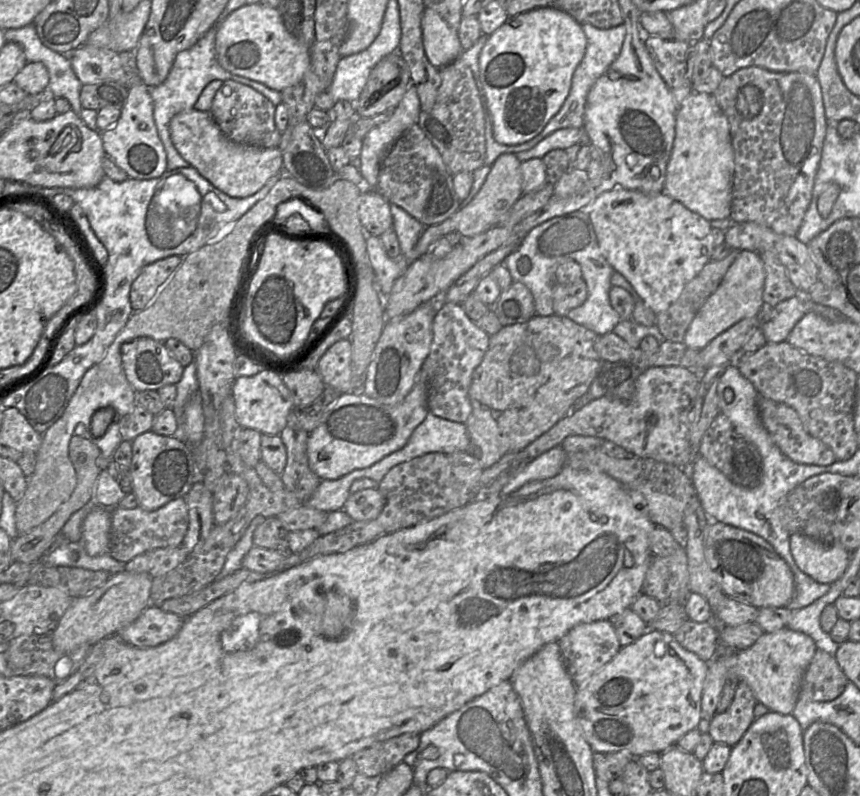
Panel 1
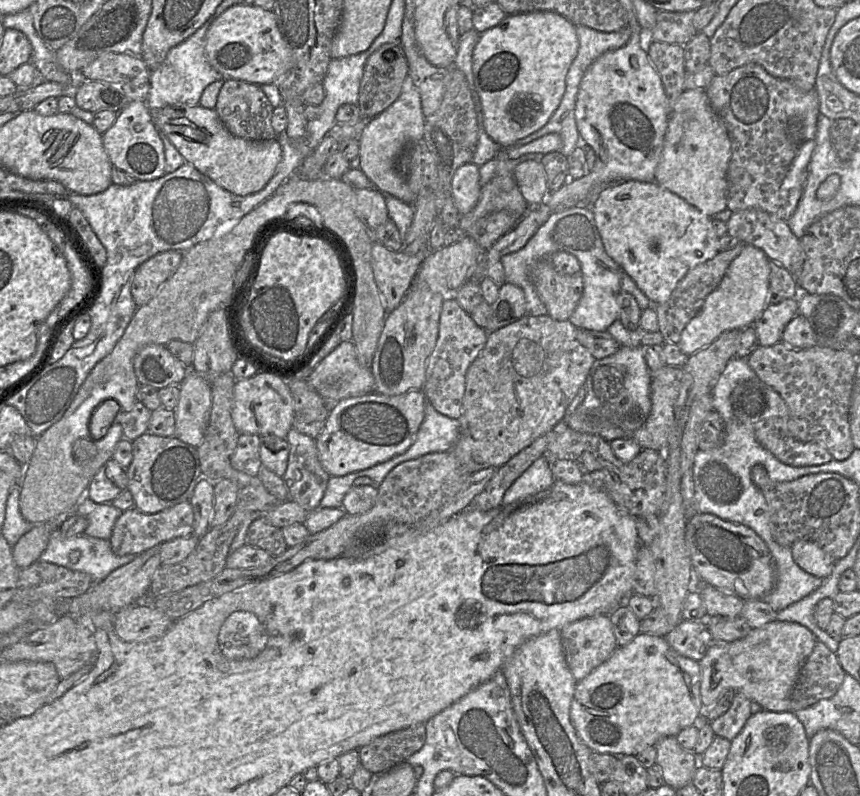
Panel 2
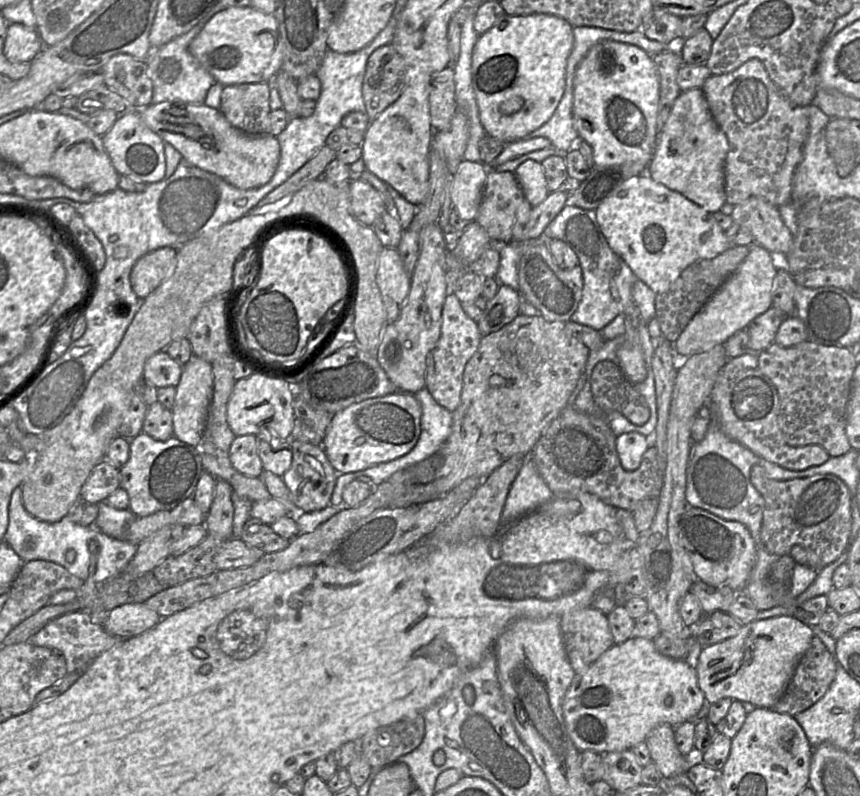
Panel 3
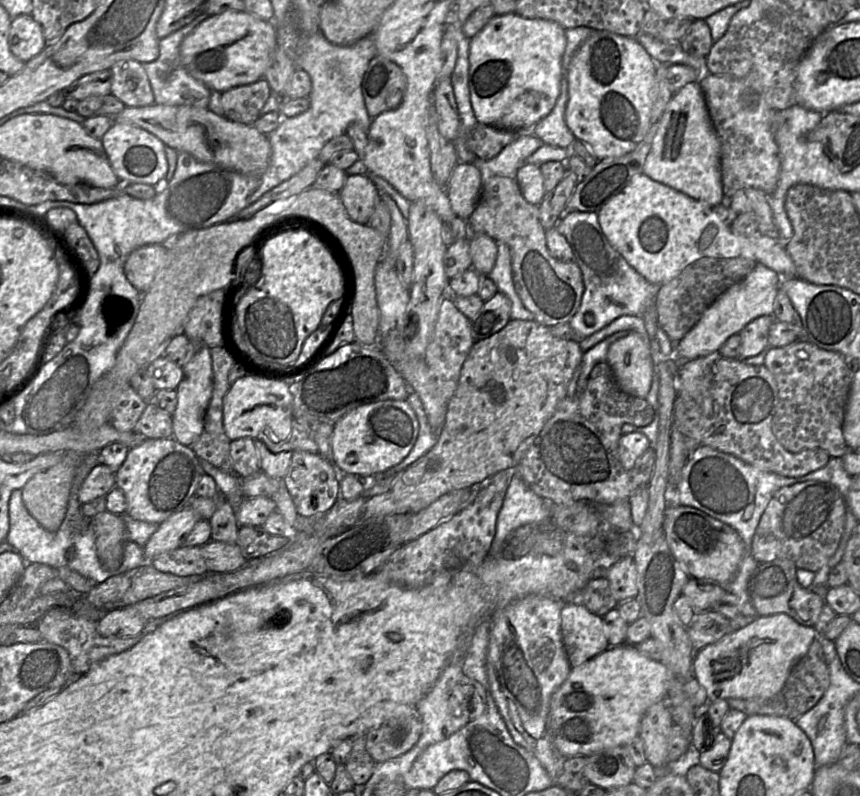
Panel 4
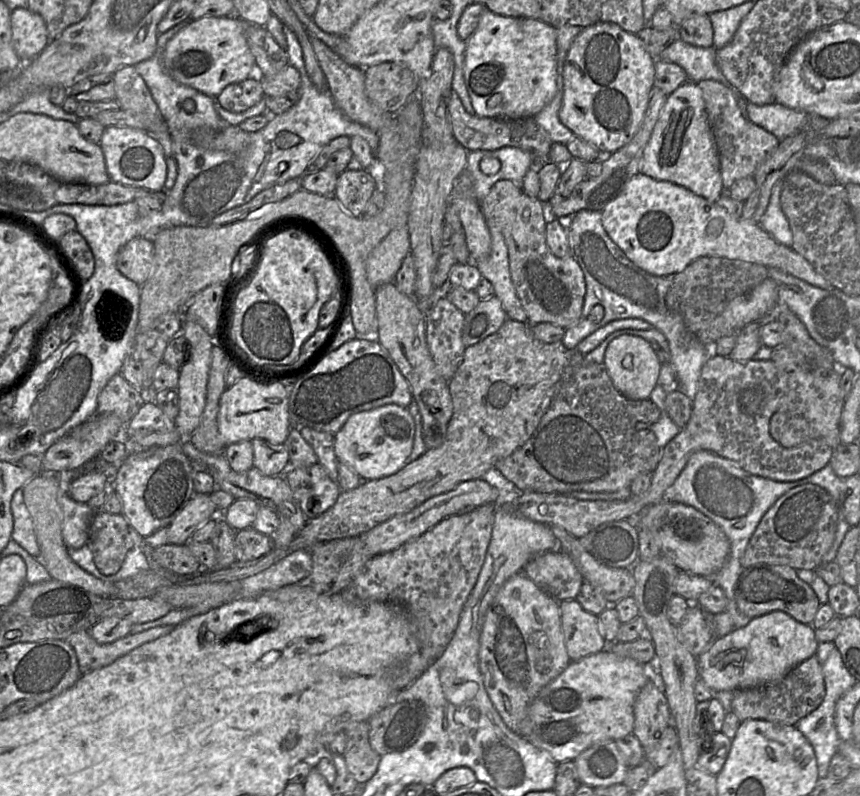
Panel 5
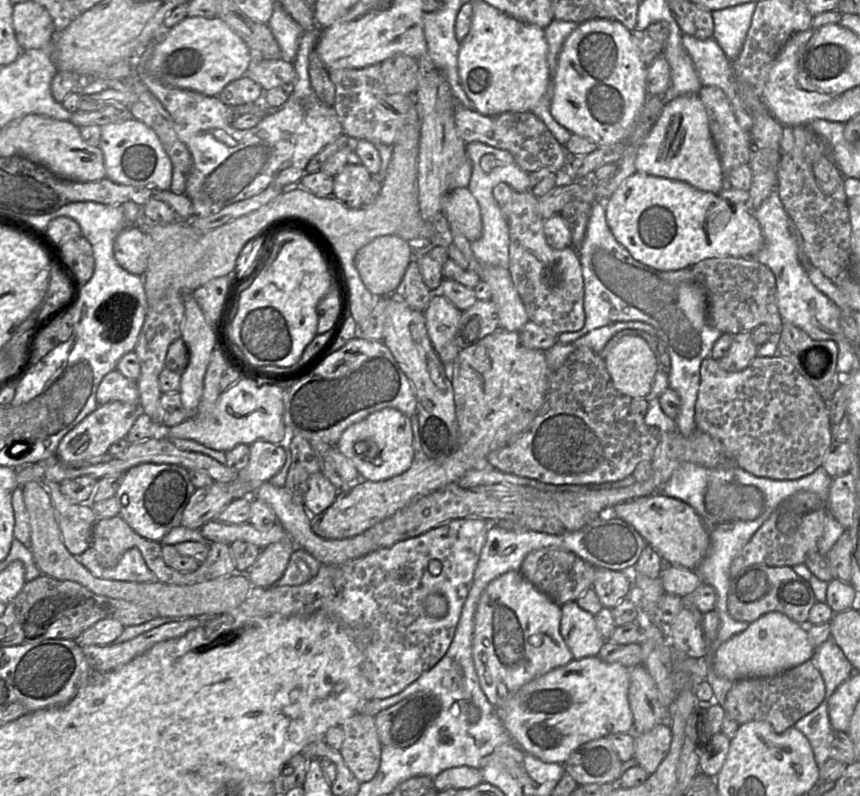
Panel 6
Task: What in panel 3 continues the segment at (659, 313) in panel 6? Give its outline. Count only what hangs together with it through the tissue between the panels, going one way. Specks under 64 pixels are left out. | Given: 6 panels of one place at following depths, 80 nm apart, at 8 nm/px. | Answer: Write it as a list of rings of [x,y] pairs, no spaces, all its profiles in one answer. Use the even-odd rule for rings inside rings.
[[[566,206],[546,227],[542,238],[566,242],[575,251],[583,274],[582,298],[571,321],[601,331],[633,302],[632,286],[639,280],[630,267],[609,246],[595,210]]]

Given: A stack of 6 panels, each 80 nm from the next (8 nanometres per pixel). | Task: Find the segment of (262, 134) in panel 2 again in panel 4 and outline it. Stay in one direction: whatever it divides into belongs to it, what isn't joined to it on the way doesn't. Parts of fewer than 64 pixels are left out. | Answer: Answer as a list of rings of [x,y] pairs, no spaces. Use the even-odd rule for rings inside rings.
[[[264,78],[226,90],[221,93],[224,116],[233,122],[253,125],[270,94],[271,88]]]

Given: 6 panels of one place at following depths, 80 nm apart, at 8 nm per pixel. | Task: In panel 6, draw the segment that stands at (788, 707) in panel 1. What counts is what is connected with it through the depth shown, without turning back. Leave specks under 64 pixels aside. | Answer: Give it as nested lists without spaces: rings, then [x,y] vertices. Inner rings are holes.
[[[769,612],[719,645],[711,657],[711,666],[717,675],[732,681],[772,676],[811,659],[815,650],[808,638],[807,625],[798,624],[781,612]]]

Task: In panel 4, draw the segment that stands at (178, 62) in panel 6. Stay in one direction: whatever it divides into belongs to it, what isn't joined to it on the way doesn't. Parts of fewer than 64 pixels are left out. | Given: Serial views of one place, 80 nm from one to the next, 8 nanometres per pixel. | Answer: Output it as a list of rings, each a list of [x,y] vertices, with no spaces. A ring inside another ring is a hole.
[[[226,11],[217,15],[210,16],[201,22],[189,35],[187,35],[180,45],[180,55],[183,65],[194,78],[203,82],[207,87],[209,87],[211,91],[219,91],[222,93],[235,86],[251,84],[260,79],[263,79],[277,48],[277,32],[273,21],[260,19],[247,11]]]

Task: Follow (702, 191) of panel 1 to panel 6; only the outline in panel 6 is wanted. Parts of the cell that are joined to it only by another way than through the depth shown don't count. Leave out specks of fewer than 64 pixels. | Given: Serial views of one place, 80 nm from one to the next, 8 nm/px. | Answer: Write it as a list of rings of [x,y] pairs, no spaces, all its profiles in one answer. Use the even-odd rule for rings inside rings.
[[[698,94],[666,101],[662,114],[638,150],[635,167],[637,172],[683,181],[701,191],[718,194],[722,190],[722,165]]]

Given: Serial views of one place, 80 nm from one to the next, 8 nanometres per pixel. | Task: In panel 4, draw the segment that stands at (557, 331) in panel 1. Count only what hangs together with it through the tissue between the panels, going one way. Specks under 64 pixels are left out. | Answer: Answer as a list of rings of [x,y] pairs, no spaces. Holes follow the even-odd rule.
[[[510,320],[499,332],[488,338],[475,342],[462,366],[456,391],[448,401],[446,420],[442,429],[438,433],[437,443],[425,455],[396,474],[384,476],[378,479],[362,478],[364,480],[365,489],[355,500],[345,500],[340,497],[339,492],[339,496],[335,504],[329,511],[316,519],[312,525],[311,533],[309,534],[331,538],[371,518],[391,514],[415,514],[449,492],[461,488],[469,488],[473,485],[481,485],[483,481],[489,479],[501,470],[514,469],[522,460],[533,441],[539,435],[545,423],[551,418],[557,405],[567,396],[569,383],[576,369],[581,364],[583,355],[584,352],[582,351],[579,342],[557,338],[551,333],[548,326],[545,326],[535,320]]]

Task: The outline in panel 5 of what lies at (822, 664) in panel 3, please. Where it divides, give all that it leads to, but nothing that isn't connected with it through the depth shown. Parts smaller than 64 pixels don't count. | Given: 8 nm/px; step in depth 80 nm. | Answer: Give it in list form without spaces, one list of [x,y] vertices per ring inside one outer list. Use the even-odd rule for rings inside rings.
[[[816,654],[793,667],[781,680],[760,684],[734,692],[731,711],[741,720],[765,719],[782,725],[795,725],[798,720],[815,710],[825,697],[822,664]]]

